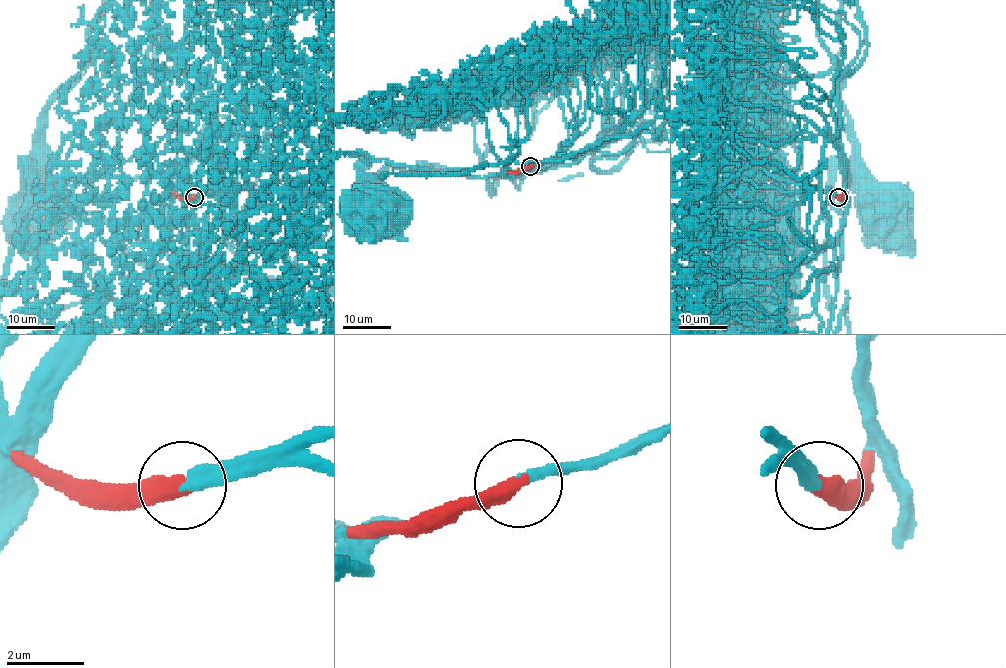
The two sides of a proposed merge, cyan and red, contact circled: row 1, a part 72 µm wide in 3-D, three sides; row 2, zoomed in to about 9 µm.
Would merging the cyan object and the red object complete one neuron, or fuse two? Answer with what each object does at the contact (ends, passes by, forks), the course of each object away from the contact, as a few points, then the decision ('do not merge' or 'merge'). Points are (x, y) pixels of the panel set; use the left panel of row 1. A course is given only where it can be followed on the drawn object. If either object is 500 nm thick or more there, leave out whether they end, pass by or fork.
cyan ends; red ends; course cyan (194, 197), (232, 185), (222, 168), (194, 199), (182, 276), (97, 214), (45, 204), (30, 163), (45, 202); course red (194, 196), (177, 196), (173, 193); merge

